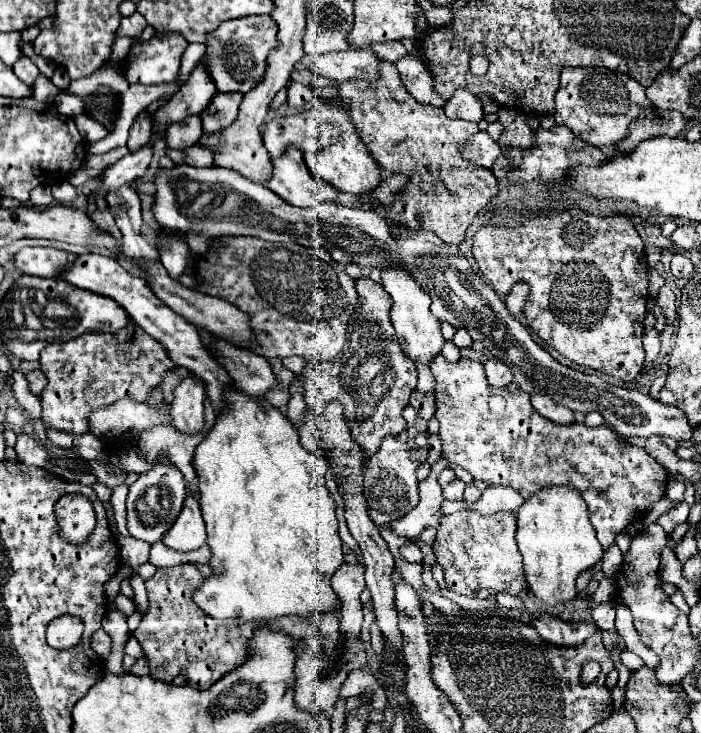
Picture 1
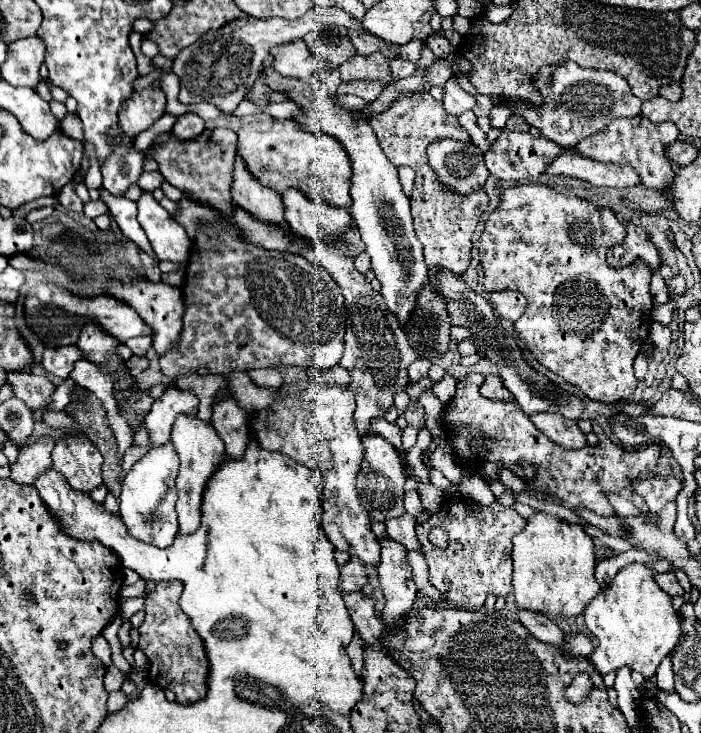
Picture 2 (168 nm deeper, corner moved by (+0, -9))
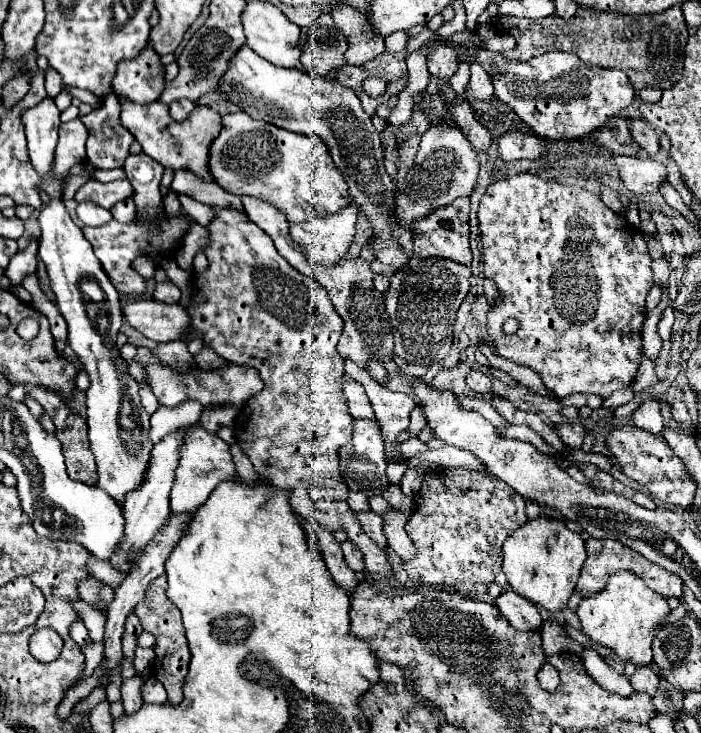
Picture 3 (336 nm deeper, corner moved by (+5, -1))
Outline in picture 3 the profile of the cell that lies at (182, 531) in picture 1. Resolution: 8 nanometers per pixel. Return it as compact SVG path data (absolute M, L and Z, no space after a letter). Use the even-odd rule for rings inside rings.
M193 424L187 428L185 444L181 448L181 460L177 468L177 478L171 490L171 510L173 512L195 512L199 506L205 504L213 488L217 488L221 482L235 480L235 464L231 460L229 444L225 444L219 436L203 432L199 424Z

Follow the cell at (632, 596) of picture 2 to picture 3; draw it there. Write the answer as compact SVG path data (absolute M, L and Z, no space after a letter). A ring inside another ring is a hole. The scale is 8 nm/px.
M621 570L609 578L609 584L597 596L581 600L577 608L583 634L595 644L611 648L623 660L631 660L635 666L651 664L651 642L655 632L661 630L661 620L669 614L667 600L649 590L633 572Z

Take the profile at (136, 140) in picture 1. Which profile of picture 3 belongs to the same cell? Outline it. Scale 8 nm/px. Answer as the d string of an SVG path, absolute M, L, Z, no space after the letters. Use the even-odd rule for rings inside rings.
M145 46L133 60L121 60L113 78L113 92L137 104L149 104L161 96L165 88L165 66L159 54Z

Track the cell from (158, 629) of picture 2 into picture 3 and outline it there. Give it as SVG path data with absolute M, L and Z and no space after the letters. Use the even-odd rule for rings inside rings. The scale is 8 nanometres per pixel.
M159 576L157 580L153 580L149 584L149 592L145 592L145 600L141 604L137 604L135 614L143 626L143 630L151 632L157 638L157 644L153 646L155 650L155 678L161 680L161 684L165 686L167 694L169 694L169 704L179 704L183 700L183 680L187 676L187 666L189 666L189 646L187 646L187 638L185 638L185 628L181 622L181 612L175 608L175 604L167 598L165 594L167 590L167 578Z

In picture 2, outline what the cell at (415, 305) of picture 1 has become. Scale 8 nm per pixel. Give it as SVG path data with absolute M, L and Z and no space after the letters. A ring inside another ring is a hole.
M270 70L266 74L268 74L268 84L274 90L288 90L290 100L294 100L306 112L304 116L296 118L306 130L316 134L318 132L330 134L348 152L352 160L350 196L354 200L350 206L350 216L354 216L354 222L362 234L362 242L366 244L366 252L372 258L372 272L382 284L380 294L386 300L390 312L398 318L400 326L406 328L416 306L416 296L424 288L424 282L428 280L428 268L422 256L422 244L418 242L412 228L410 198L402 192L396 166L392 166L390 160L384 156L370 124L366 120L354 120L348 108L334 106L332 94L328 94L326 88L310 90L300 80L284 78Z

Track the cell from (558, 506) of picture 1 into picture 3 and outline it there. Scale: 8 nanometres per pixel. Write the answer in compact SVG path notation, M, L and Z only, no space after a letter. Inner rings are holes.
M545 516L527 520L503 544L503 572L509 586L529 602L559 612L567 608L567 600L575 590L583 562L587 558L585 542L577 532L571 532L563 522Z

